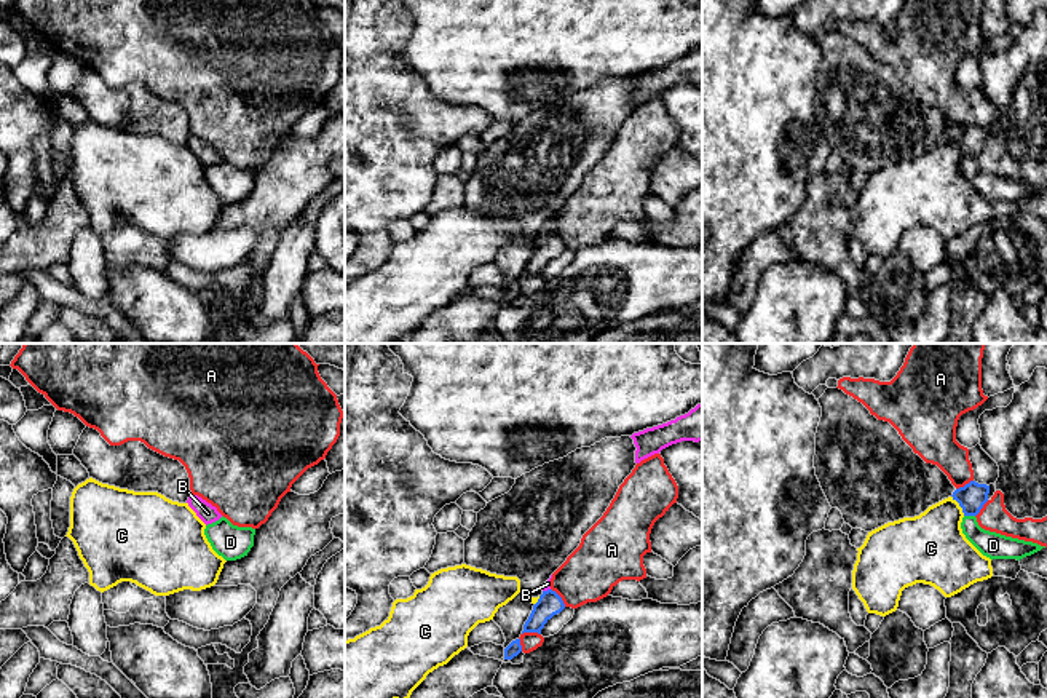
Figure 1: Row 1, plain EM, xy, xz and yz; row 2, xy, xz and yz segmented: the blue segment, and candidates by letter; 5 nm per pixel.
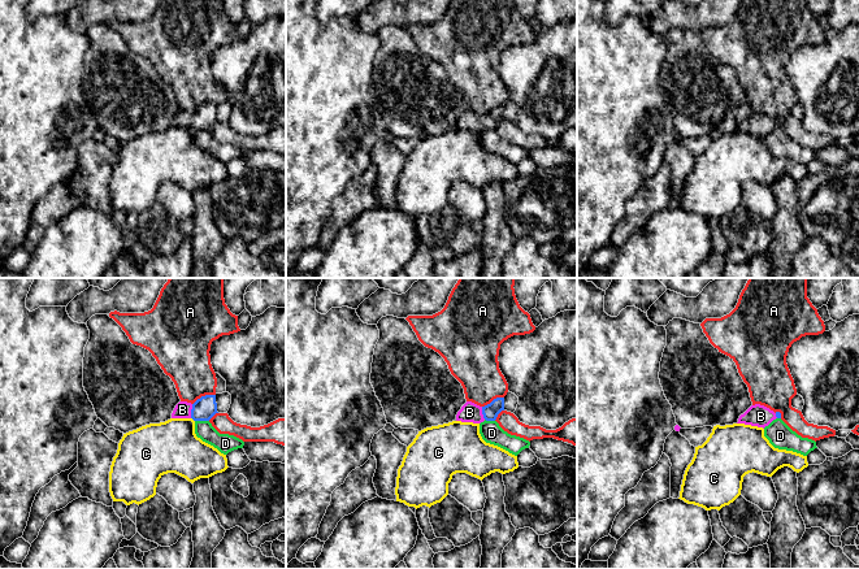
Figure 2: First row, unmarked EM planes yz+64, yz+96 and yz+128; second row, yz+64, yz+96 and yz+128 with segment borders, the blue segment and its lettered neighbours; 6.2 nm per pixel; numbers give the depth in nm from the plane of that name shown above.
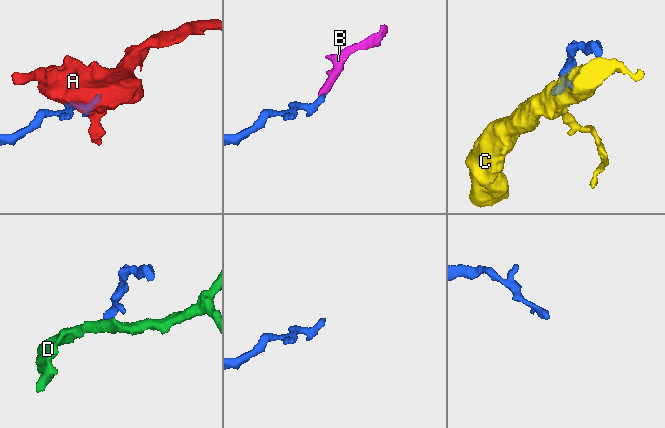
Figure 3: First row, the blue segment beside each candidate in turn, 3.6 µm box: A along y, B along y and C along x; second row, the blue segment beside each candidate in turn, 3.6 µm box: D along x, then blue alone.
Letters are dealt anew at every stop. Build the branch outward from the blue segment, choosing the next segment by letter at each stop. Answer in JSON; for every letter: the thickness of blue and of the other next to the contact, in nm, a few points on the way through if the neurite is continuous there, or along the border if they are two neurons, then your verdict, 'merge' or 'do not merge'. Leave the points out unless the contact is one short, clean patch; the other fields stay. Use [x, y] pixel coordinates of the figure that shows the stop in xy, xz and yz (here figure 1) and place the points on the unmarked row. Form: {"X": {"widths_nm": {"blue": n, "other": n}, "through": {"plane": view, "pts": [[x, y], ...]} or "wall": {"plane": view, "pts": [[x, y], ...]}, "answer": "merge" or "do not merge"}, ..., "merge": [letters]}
{"A": {"widths_nm": {"blue": 120, "other": 280}, "wall": {"plane": "xz", "pts": [[551, 230], [565, 248]]}, "answer": "do not merge"}, "B": {"widths_nm": {"blue": 120, "other": 30}, "through": {"plane": "xz", "pts": [[549, 245], [548, 232], [548, 226]]}, "answer": "merge"}, "C": {"widths_nm": {"blue": 140, "other": 340}, "answer": "do not merge"}, "D": {"widths_nm": {"blue": 140, "other": 130}, "wall": {"plane": "yz", "pts": [[964, 157], [974, 158]]}, "answer": "do not merge"}, "merge": ["B"]}

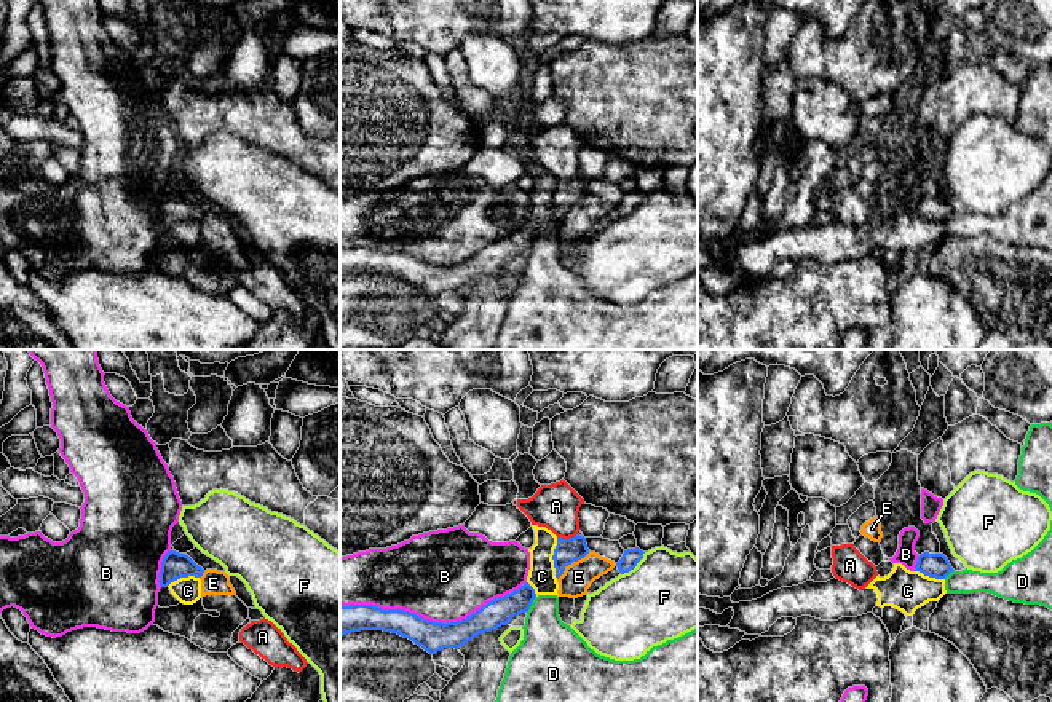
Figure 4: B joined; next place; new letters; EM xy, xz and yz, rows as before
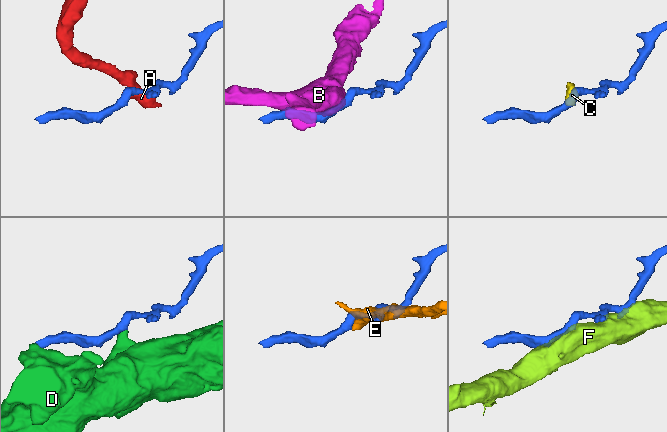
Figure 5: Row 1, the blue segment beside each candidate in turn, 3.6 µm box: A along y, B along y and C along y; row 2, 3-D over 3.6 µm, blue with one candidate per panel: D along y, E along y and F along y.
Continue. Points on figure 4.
{"A": {"widths_nm": {"blue": 130, "other": 240}, "wall": {"plane": "xz", "pts": [[577, 176], [569, 181], [557, 181]]}, "answer": "do not merge"}, "B": {"widths_nm": {"blue": 150, "other": 460}, "answer": "do not merge"}, "C": {"widths_nm": {"blue": 130, "other": 140}, "wall": {"plane": "xz", "pts": [[557, 181], [553, 198], [556, 220]]}, "answer": "do not merge"}, "D": {"widths_nm": {"blue": 140, "other": 280}, "wall": {"plane": "xz", "pts": [[535, 238], [526, 254]]}, "answer": "do not merge"}, "E": {"widths_nm": {"blue": 130, "other": 150}, "wall": {"plane": "xz", "pts": [[589, 193], [573, 203], [557, 222]]}, "answer": "do not merge"}, "F": {"widths_nm": {"blue": 90, "other": 420}, "answer": "do not merge"}, "merge": []}

